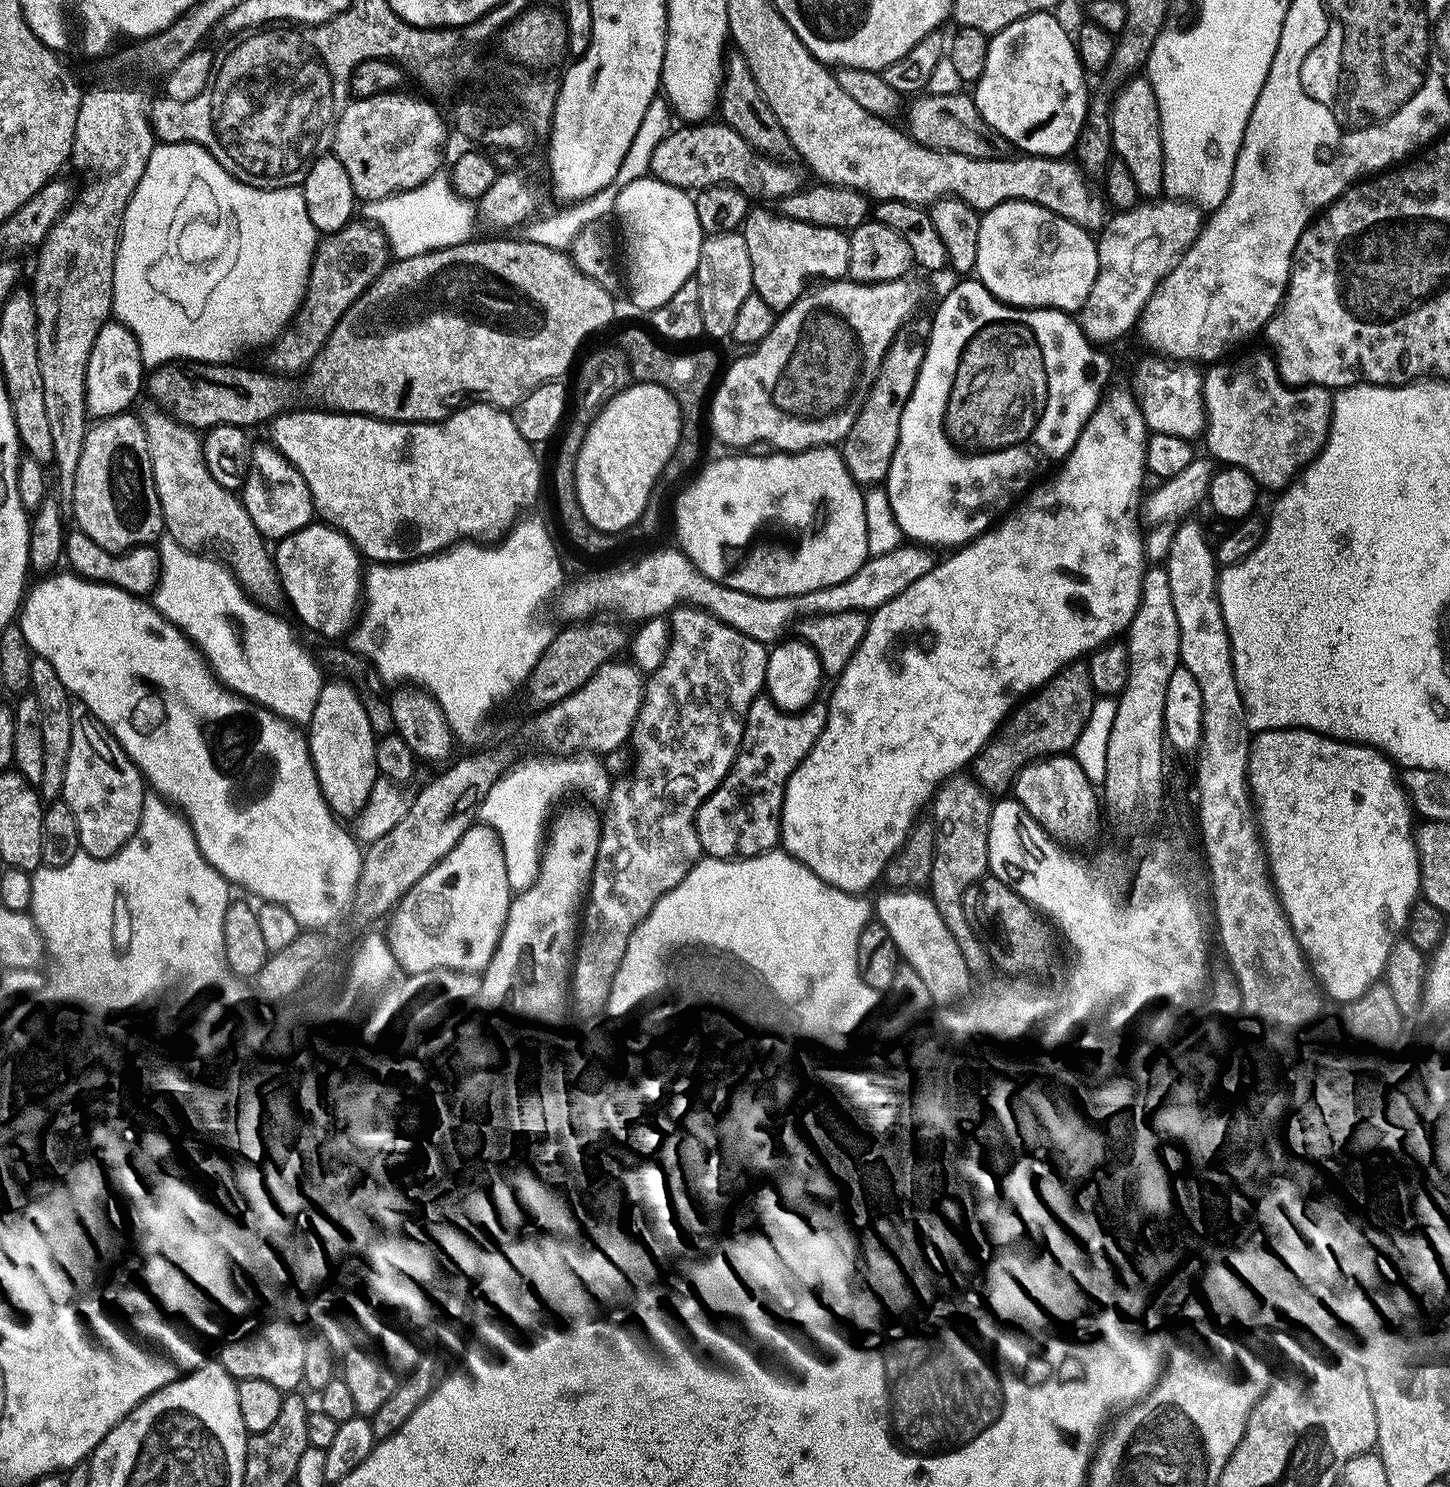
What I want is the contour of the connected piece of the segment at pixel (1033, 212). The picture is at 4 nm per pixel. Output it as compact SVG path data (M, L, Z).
M1002 202L980 217L975 275L992 296L1016 308L1057 308L1059 312L1076 314L1086 298L1090 298L1090 286L1094 286L1094 278L1098 278L1096 240L1087 228L1079 228L1034 202Z

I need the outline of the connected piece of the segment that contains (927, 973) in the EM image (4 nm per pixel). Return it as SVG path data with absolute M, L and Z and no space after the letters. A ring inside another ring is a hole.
M885 890L874 900L874 916L894 938L894 946L902 957L903 963L914 966L914 970L930 989L933 1001L940 1006L948 1006L961 998L967 997L968 983L974 980L974 974L966 966L966 958L962 958L962 950L958 950L958 942L954 942L954 934L950 934L950 926L942 922L942 914L938 914L938 906L934 906L931 895L924 890Z

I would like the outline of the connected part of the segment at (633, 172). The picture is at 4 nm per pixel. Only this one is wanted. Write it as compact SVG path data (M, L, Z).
M667 99L652 100L650 106L646 106L646 114L638 126L638 134L634 134L634 142L630 142L630 150L626 150L626 158L622 158L622 166L618 166L618 174L614 178L614 182L610 182L610 186L602 186L602 190L598 190L598 194L587 196L586 199L577 200L567 206L560 206L557 212L552 212L549 216L542 217L543 215L541 215L539 218L533 219L526 228L527 239L538 242L542 246L561 250L571 249L572 243L578 238L578 234L583 228L595 225L600 221L598 219L607 212L609 215L615 209L616 199L623 188L630 186L630 182L649 175L650 158L654 158L654 149L657 148L658 142L662 142L662 138L666 138L669 132L673 131L672 120L674 121L674 113Z

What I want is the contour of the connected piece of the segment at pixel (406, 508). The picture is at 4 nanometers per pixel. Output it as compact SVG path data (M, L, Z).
M469 402L464 407L457 408L445 420L438 420L435 424L396 424L393 420L376 420L372 416L357 416L331 410L296 411L281 412L271 421L270 443L295 466L302 478L306 478L306 486L310 486L310 494L319 519L342 533L368 562L399 564L434 556L437 552L461 542L495 542L505 536L512 525L521 519L520 511L535 498L536 491L540 488L540 464L532 453L535 452L533 445L528 444L526 438L522 438L522 434L518 434L518 426L514 426L511 415L503 408Z

